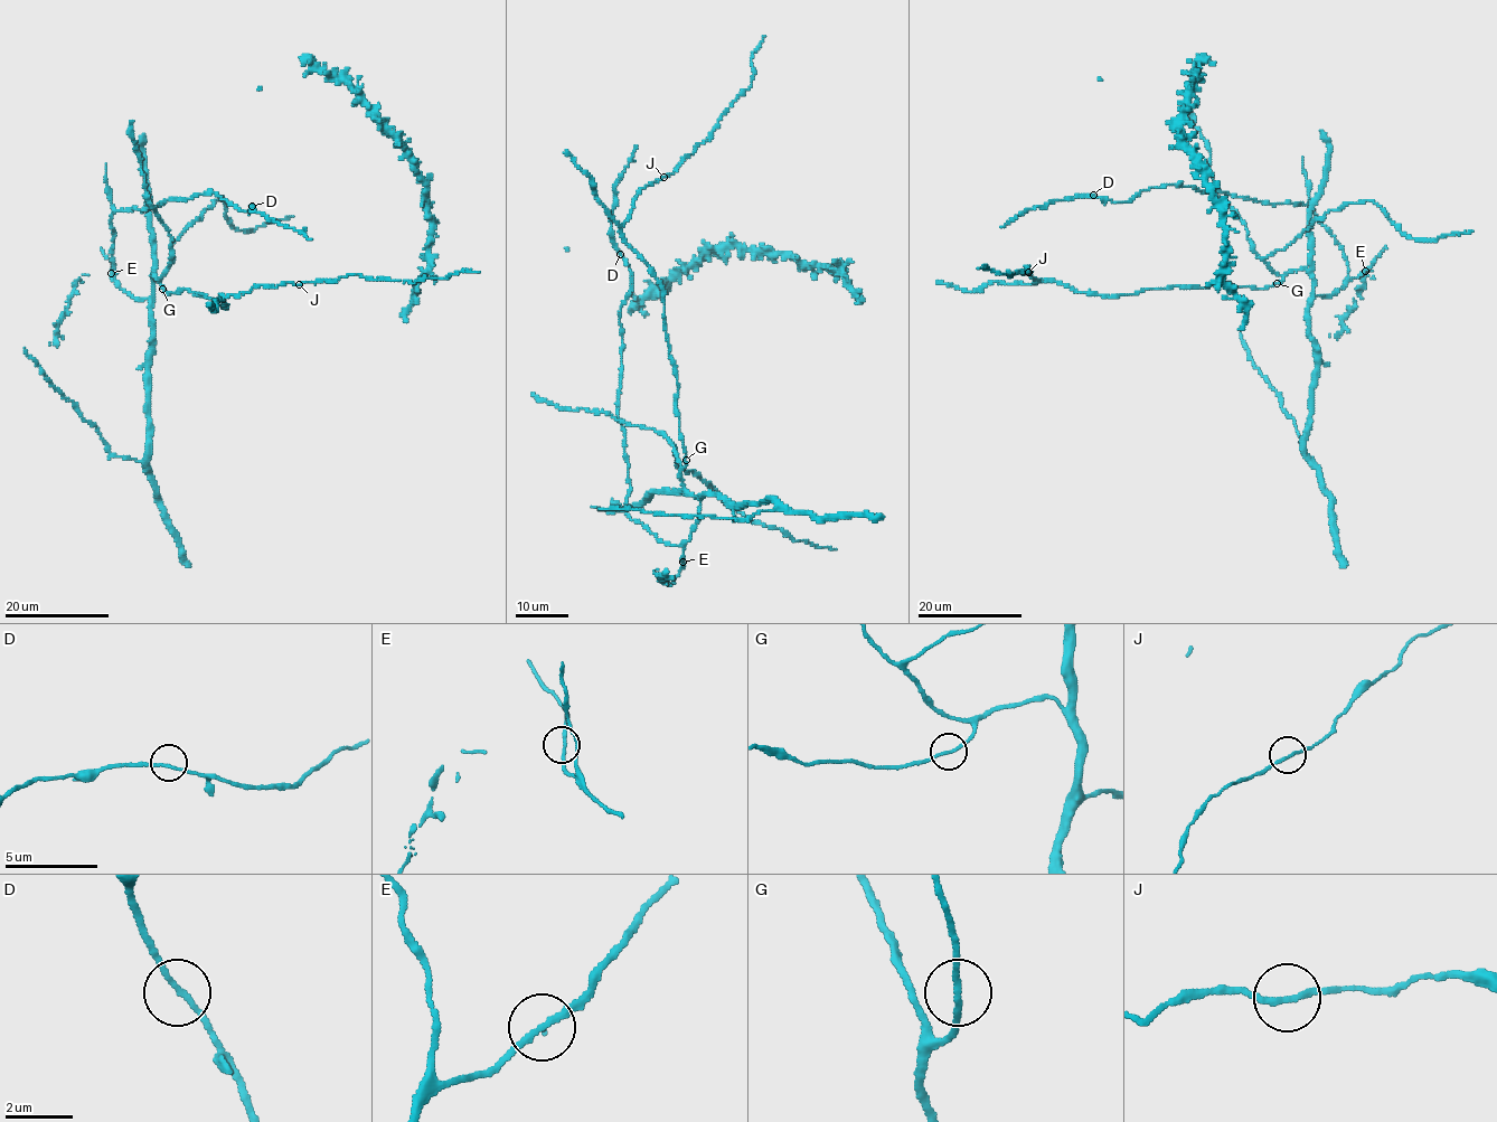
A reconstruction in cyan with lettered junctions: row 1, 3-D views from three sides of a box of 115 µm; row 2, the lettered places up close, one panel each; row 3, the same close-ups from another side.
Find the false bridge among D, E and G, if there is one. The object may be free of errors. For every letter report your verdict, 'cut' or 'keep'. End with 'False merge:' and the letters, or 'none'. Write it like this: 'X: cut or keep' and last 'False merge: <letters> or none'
D: keep
E: keep
G: keep
False merge: none

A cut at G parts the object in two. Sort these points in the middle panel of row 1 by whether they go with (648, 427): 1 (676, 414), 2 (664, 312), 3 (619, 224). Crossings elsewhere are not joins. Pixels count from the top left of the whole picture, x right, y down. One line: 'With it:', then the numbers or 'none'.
With it: none

